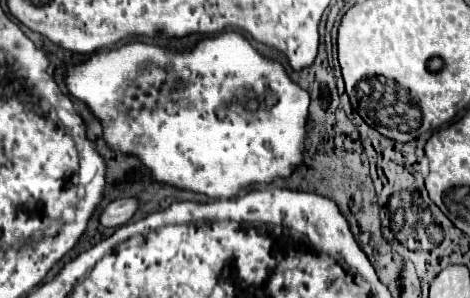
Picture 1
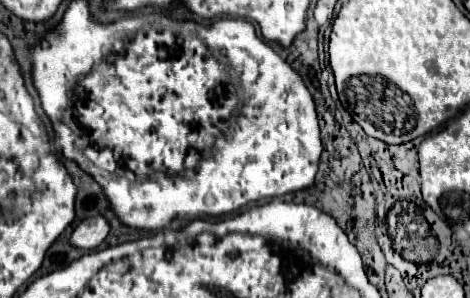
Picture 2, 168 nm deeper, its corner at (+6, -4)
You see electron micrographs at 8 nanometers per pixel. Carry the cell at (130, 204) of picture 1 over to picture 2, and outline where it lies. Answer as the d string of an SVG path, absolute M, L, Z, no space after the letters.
M97 214L91 218L85 218L71 234L71 244L77 248L85 248L85 250L93 250L97 248L109 234L111 226L107 222L105 216Z

